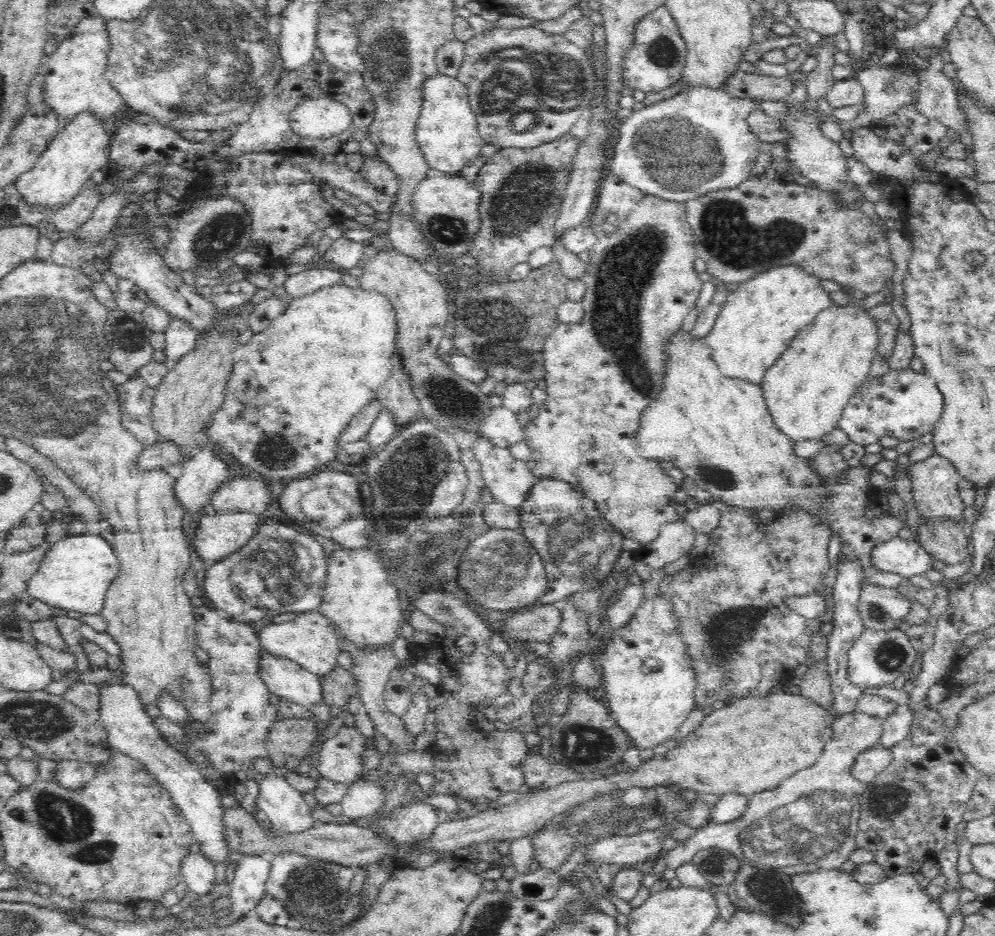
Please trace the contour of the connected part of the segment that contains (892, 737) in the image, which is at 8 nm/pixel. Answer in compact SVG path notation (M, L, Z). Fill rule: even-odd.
M898 705L895 715L890 715L884 719L882 724L881 744L887 750L894 750L898 744L901 744L908 738L908 732L918 710L910 705Z

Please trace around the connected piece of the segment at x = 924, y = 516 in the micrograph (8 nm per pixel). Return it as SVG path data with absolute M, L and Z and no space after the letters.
M938 453L923 461L918 461L909 468L911 490L923 524L926 523L956 523L963 527L970 520L964 518L965 502L959 491L960 473L957 468L944 456Z

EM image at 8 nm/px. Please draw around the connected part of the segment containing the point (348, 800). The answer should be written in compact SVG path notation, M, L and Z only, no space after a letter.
M355 782L350 784L339 804L346 817L364 823L383 807L385 795L376 783Z

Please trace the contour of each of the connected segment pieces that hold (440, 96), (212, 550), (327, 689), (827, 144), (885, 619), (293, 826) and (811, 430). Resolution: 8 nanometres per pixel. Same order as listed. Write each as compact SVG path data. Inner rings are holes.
M437 74L424 83L423 101L415 124L415 139L430 169L458 175L480 156L484 139L476 126L476 115L468 104L467 90L458 79Z
M216 512L212 516L201 513L197 516L198 525L192 536L192 548L207 563L228 556L229 553L240 549L242 545L246 545L252 538L260 522L258 518L260 516L253 512Z
M337 665L331 672L320 675L320 694L330 707L346 708L351 698L359 694L357 681L348 668Z
M786 94L782 98L780 116L773 118L780 134L784 135L784 144L788 153L789 166L799 174L800 181L812 187L812 190L820 191L820 194L828 195L832 199L834 211L861 211L860 204L866 202L864 192L856 187L856 184L848 174L848 162L845 154L840 149L838 142L824 136L822 122L817 105L810 100L792 104L786 103Z
M864 584L856 611L864 629L872 633L896 629L911 610L912 597L903 589L892 589L878 584Z
M276 772L258 775L257 787L260 788L256 798L259 816L274 829L300 832L316 824L304 796L284 776Z
M856 300L854 302L854 305L838 307L818 315L813 324L798 332L762 378L763 398L772 422L792 444L805 440L820 441L822 436L838 428L844 410L870 378L868 373L877 348L876 328L868 317L868 311L856 307L858 303Z

